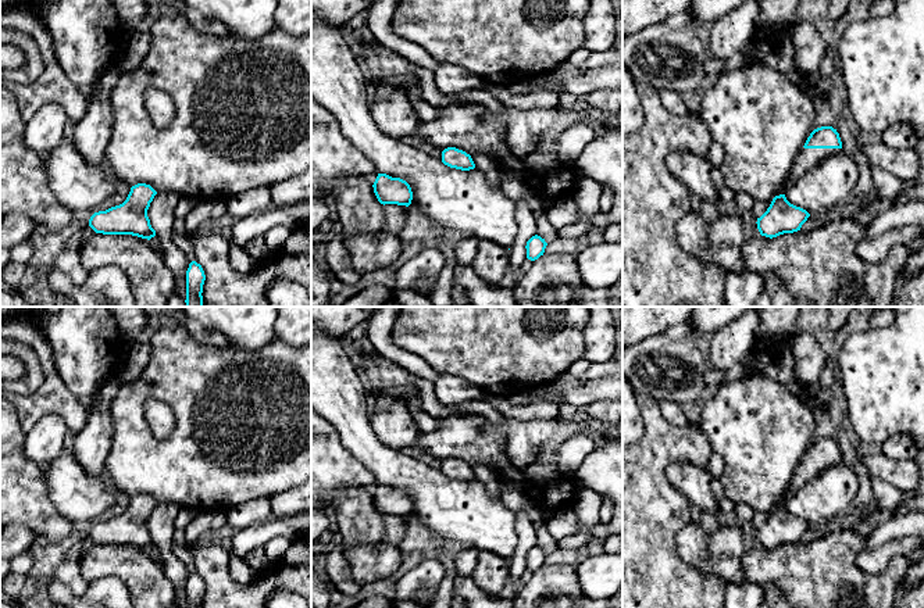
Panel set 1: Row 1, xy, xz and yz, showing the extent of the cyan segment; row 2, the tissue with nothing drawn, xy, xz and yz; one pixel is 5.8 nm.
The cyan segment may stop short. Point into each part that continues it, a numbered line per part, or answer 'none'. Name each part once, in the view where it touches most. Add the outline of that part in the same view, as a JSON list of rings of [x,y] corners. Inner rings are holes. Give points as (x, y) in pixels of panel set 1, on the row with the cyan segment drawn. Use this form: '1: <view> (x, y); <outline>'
1: yz (807, 158); [[[803,147],[799,151],[799,154],[795,157],[793,165],[791,168],[791,174],[784,183],[784,193],[791,185],[798,182],[805,172],[813,169],[827,157],[838,153],[842,153],[842,149],[805,149]]]

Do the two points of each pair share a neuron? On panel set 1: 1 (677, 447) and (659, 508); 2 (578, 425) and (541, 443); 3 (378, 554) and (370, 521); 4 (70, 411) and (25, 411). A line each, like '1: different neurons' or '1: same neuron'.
1: same neuron
2: same neuron
3: different neurons
4: same neuron

